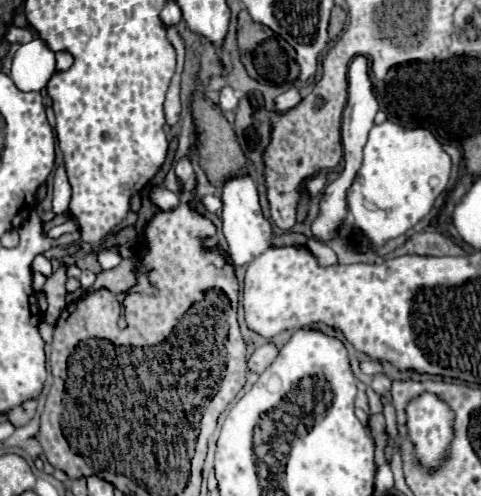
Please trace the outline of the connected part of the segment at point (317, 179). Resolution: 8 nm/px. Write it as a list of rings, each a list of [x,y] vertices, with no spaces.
[[[316,174],[316,176],[312,176],[310,180],[306,180],[306,192],[308,192],[310,196],[316,196],[324,186],[326,186],[324,174]]]

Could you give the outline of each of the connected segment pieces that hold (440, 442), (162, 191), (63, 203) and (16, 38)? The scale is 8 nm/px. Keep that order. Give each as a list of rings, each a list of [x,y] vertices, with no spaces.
[[[422,392],[420,396],[408,402],[404,412],[406,412],[406,432],[408,432],[408,440],[414,446],[414,456],[418,464],[432,474],[440,466],[444,466],[444,462],[448,460],[448,450],[452,446],[452,434],[454,434],[452,408],[444,400],[440,400],[436,394]]]
[[[154,186],[150,190],[150,200],[160,208],[160,210],[172,210],[178,206],[178,196],[170,192],[166,186]]]
[[[58,166],[54,170],[54,202],[52,202],[54,212],[62,214],[64,210],[68,210],[68,204],[70,204],[70,182],[66,176],[66,168]]]
[[[12,26],[12,28],[8,30],[6,38],[8,38],[12,44],[14,44],[14,42],[24,44],[24,42],[30,42],[30,40],[32,40],[32,32],[30,32],[30,28],[16,28],[16,26]]]

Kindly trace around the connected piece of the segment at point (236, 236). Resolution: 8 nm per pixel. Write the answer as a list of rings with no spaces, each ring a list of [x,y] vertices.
[[[246,174],[230,178],[222,188],[222,202],[224,202],[222,232],[228,242],[230,258],[234,264],[248,264],[272,246],[272,224],[262,216],[260,202],[258,202],[258,190],[254,186],[254,180]]]

